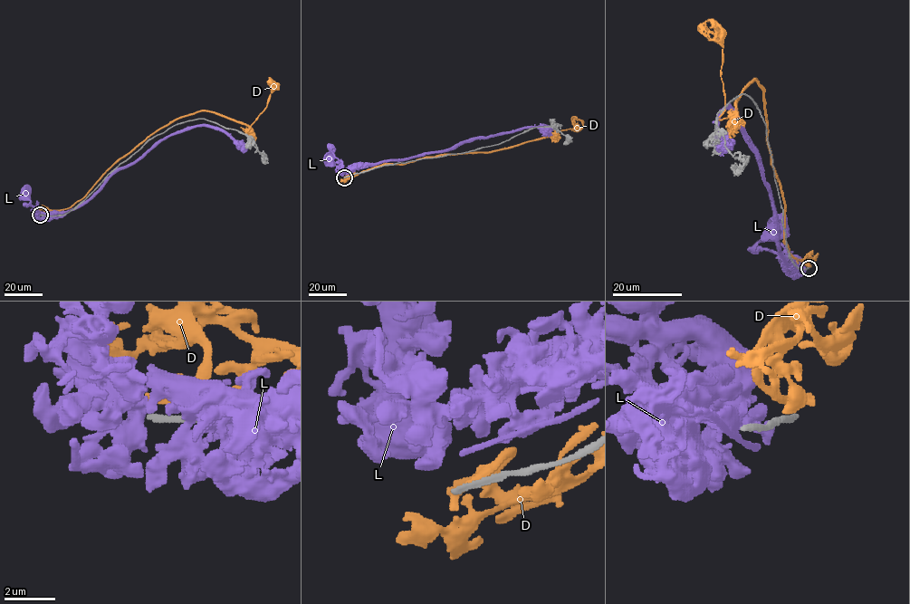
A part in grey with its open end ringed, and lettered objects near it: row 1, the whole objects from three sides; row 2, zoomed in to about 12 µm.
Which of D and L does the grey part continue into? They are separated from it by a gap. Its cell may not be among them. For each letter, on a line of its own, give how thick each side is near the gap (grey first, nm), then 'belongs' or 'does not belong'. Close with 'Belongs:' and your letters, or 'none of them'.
D: 200 nm thick on the grey side, 360 nm on the other; does not belong
L: 200 nm thick on the grey side, 400 nm on the other; does not belong
Belongs: none of them

